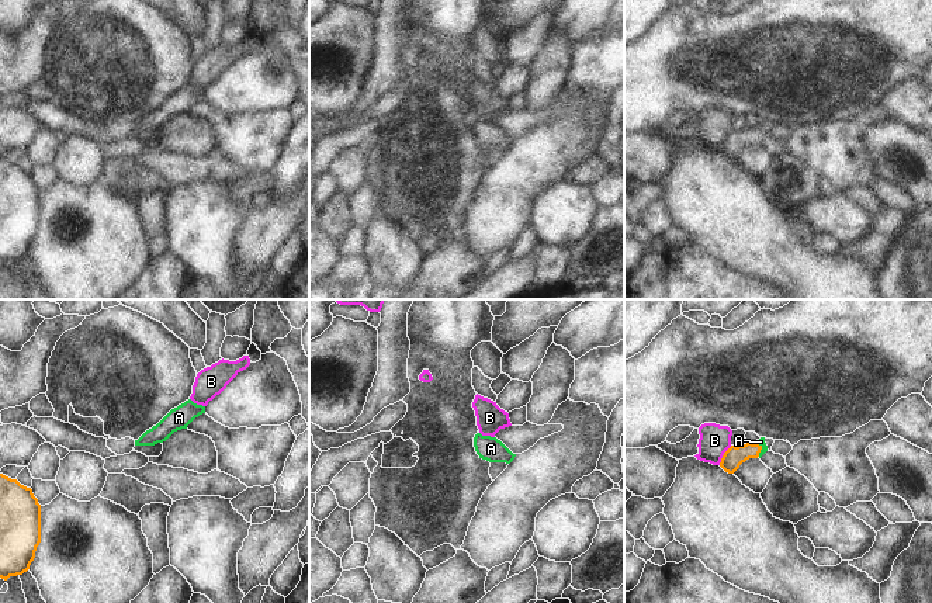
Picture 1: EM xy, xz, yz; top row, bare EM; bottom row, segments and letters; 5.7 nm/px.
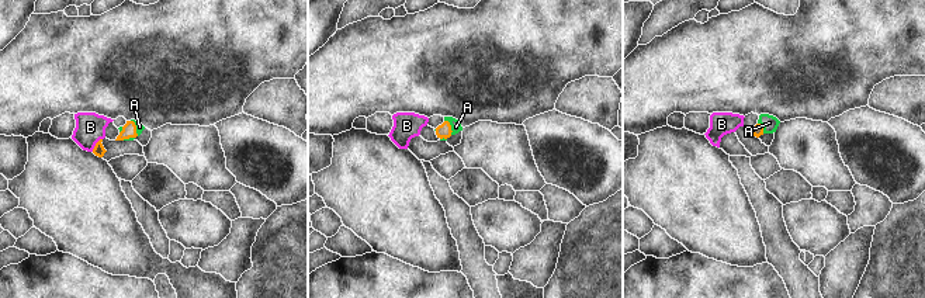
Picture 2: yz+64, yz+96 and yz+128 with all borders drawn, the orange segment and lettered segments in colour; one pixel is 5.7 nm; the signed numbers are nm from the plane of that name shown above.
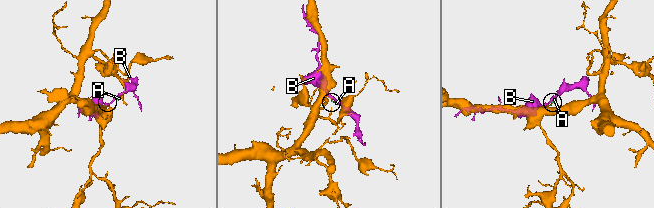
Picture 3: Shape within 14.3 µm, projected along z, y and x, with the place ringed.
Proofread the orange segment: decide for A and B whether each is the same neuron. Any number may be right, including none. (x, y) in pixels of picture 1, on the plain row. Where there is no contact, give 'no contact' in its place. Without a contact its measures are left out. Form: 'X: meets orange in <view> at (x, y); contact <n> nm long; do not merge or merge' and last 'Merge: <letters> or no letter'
A: meets orange in yz at (761, 132); contact 90 nm long; merge
B: meets orange in yz at (723, 141); contact 130 nm long; do not merge
Merge: A

